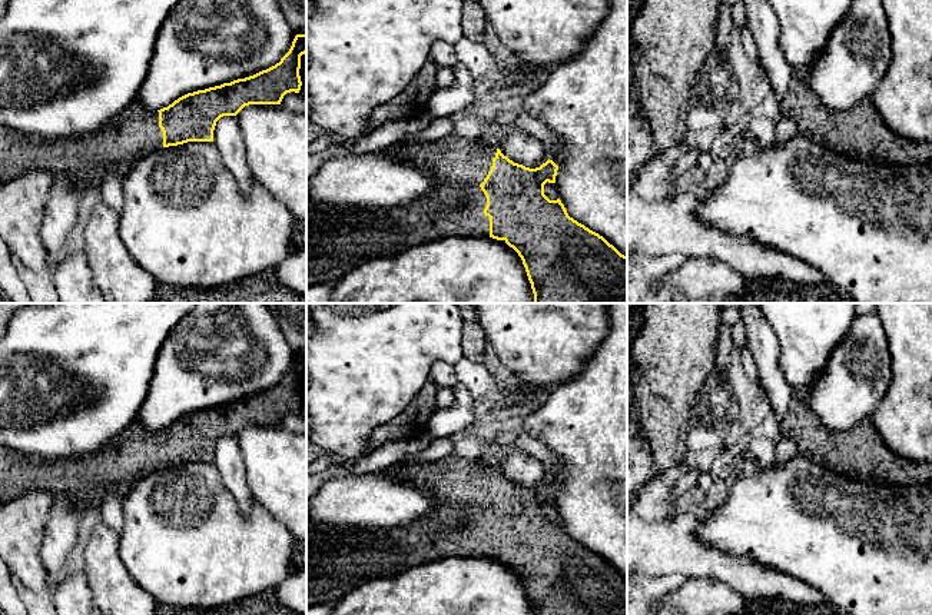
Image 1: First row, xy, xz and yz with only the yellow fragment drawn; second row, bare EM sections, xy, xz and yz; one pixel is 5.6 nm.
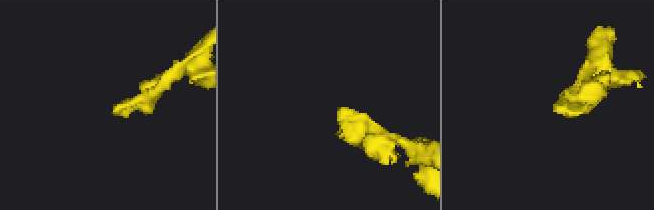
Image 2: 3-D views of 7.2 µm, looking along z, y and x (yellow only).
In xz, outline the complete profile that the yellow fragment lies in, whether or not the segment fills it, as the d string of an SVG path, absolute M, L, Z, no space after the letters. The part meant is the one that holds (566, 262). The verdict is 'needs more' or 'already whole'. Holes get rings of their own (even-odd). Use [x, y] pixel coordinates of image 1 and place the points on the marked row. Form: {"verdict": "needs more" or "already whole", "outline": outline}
{"verdict": "needs more", "outline": "M457 134L434 142L398 142L379 152L434 173L434 189L411 205L391 210L306 209L306 286L339 280L367 262L397 256L429 239L490 236L507 243L521 257L534 293L534 303L627 303L627 256L603 236L570 217L560 199L550 200L544 195L544 184L555 183L558 166L553 160L548 159L540 167L530 169L514 163L500 149L482 144L480 139Z"}

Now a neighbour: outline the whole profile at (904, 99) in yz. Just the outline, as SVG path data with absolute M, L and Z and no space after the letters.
M880 0L889 23L889 69L870 96L885 124L912 142L932 142L932 0Z

